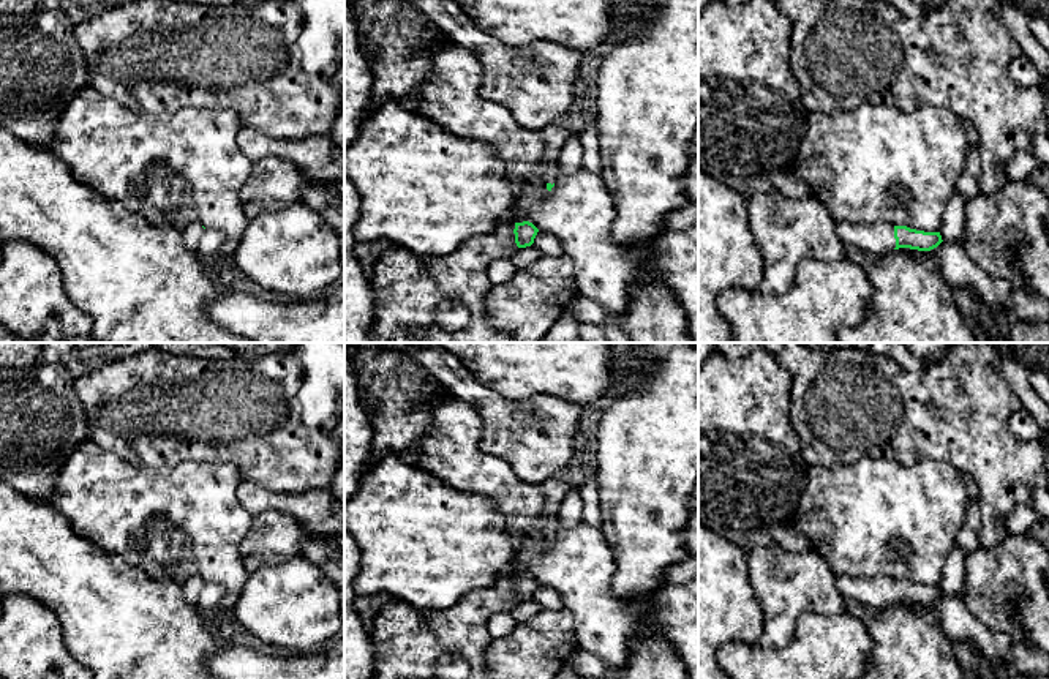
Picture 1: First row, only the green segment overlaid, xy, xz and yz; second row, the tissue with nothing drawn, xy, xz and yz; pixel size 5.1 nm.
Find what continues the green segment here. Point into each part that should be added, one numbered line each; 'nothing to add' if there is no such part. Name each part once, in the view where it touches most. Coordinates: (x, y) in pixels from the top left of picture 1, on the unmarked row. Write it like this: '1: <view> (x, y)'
1: yz (879, 592)

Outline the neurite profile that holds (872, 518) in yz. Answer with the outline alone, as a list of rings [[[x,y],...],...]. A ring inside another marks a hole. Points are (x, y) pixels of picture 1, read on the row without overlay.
[[[863,458],[834,467],[812,466],[788,524],[807,537],[836,573],[940,586],[956,535],[965,524],[968,496],[961,475],[961,469],[934,460],[900,466]]]

